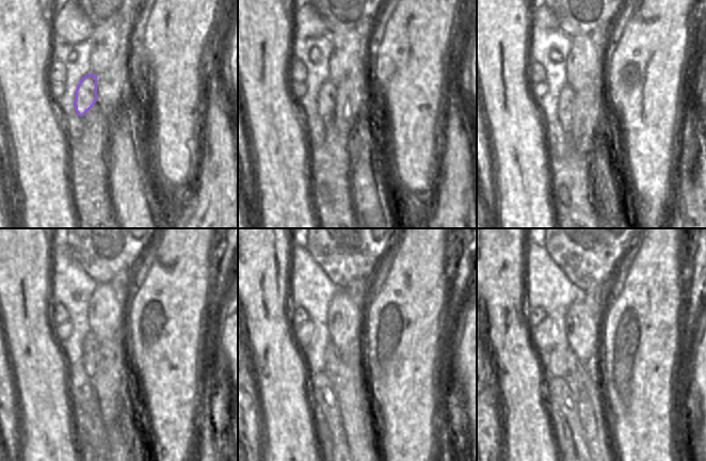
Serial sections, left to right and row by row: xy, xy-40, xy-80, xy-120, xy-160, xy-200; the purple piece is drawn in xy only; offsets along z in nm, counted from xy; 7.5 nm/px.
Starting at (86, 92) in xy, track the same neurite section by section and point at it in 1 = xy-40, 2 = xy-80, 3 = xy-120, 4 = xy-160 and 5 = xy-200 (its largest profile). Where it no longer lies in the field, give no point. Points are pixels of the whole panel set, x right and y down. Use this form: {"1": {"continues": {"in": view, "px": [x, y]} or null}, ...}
{"1": {"continues": {"in": "xy-40", "px": [326, 98]}}, "2": {"continues": {"in": "xy-80", "px": [566, 99]}}, "3": {"continues": {"in": "xy-120", "px": [91, 345]}}, "4": {"continues": {"in": "xy-160", "px": [333, 358]}}, "5": {"continues": {"in": "xy-200", "px": [575, 376]}}}

